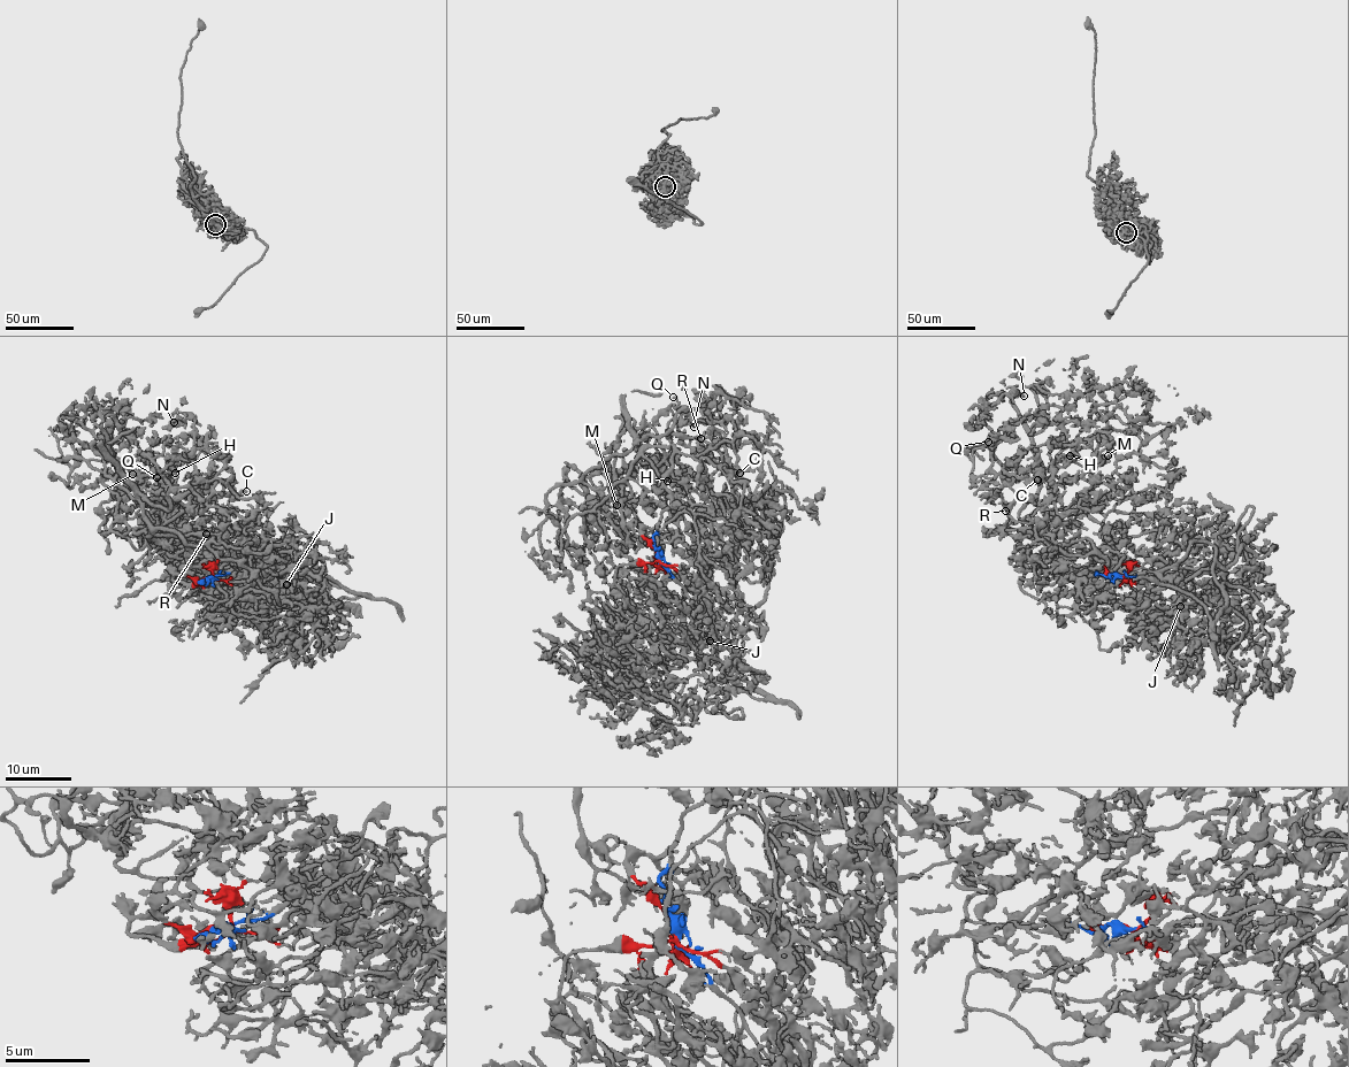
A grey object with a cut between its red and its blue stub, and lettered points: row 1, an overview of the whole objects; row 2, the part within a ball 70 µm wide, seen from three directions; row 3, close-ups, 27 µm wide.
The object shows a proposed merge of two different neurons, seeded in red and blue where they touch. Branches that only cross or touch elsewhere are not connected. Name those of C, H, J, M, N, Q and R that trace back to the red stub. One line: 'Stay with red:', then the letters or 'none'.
Stay with red: C, H, M, N, Q, R

